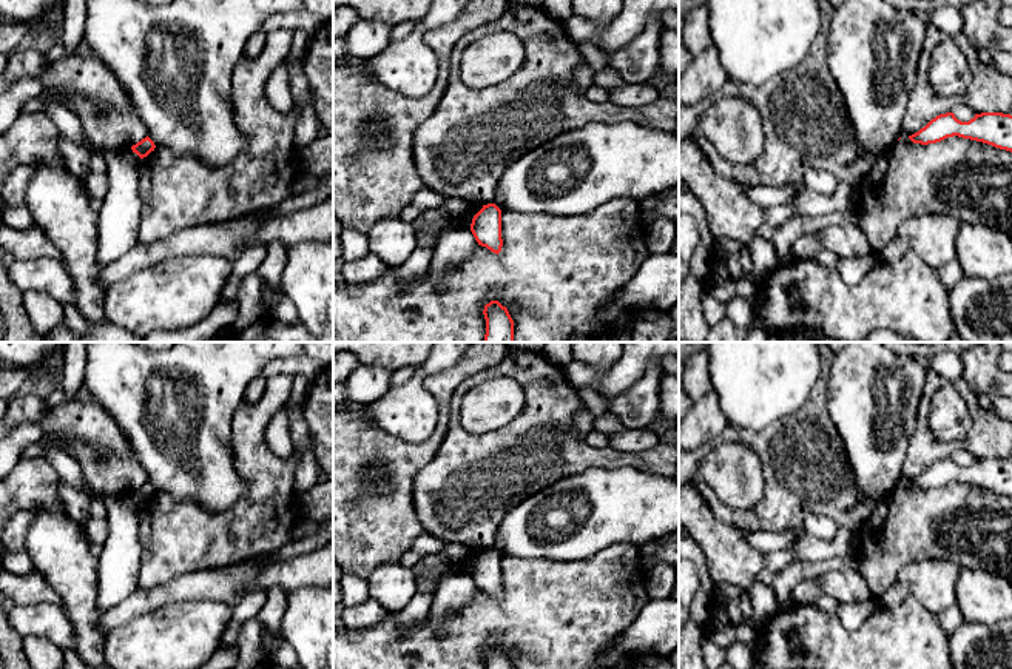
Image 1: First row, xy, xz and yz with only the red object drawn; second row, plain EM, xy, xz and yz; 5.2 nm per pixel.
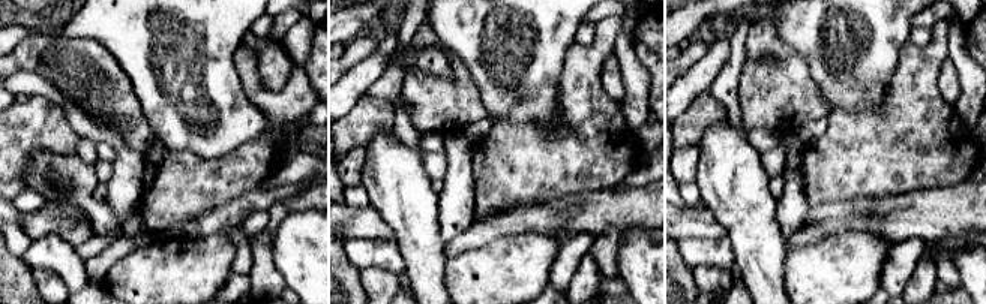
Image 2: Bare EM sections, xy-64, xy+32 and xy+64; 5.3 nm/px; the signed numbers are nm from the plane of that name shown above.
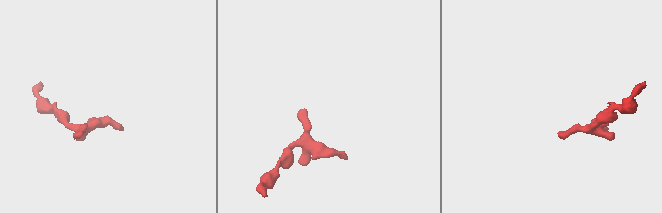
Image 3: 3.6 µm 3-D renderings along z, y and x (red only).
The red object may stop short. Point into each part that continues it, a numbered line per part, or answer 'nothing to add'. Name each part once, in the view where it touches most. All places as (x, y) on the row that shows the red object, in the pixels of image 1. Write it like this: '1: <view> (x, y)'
nothing to add

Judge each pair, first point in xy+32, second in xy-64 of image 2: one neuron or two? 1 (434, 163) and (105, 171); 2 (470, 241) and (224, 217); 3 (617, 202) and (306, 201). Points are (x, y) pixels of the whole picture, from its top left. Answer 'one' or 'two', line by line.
1: one
2: one
3: one

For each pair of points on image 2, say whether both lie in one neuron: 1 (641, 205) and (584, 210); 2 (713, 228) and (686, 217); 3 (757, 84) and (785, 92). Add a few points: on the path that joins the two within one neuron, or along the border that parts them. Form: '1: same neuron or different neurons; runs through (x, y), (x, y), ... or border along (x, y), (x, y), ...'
1: same neuron; runs through (628, 207), (598, 210)
2: same neuron; runs through (707, 228), (700, 222), (692, 222)
3: same neuron; runs through (764, 84), (778, 92)

